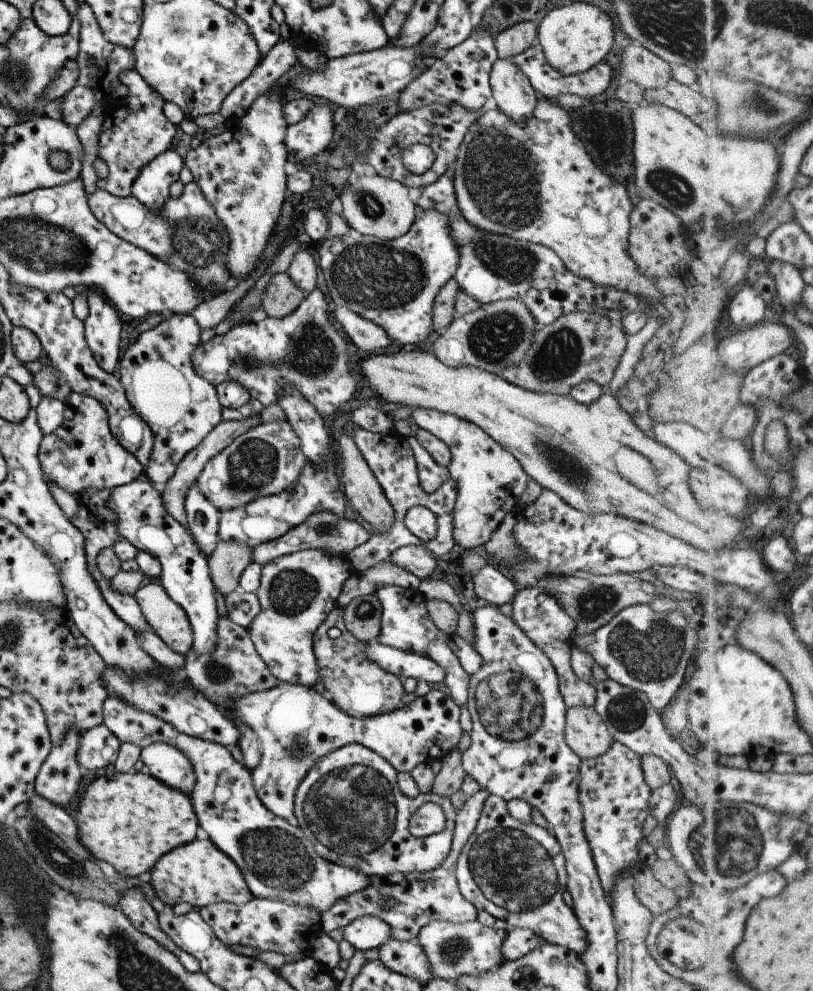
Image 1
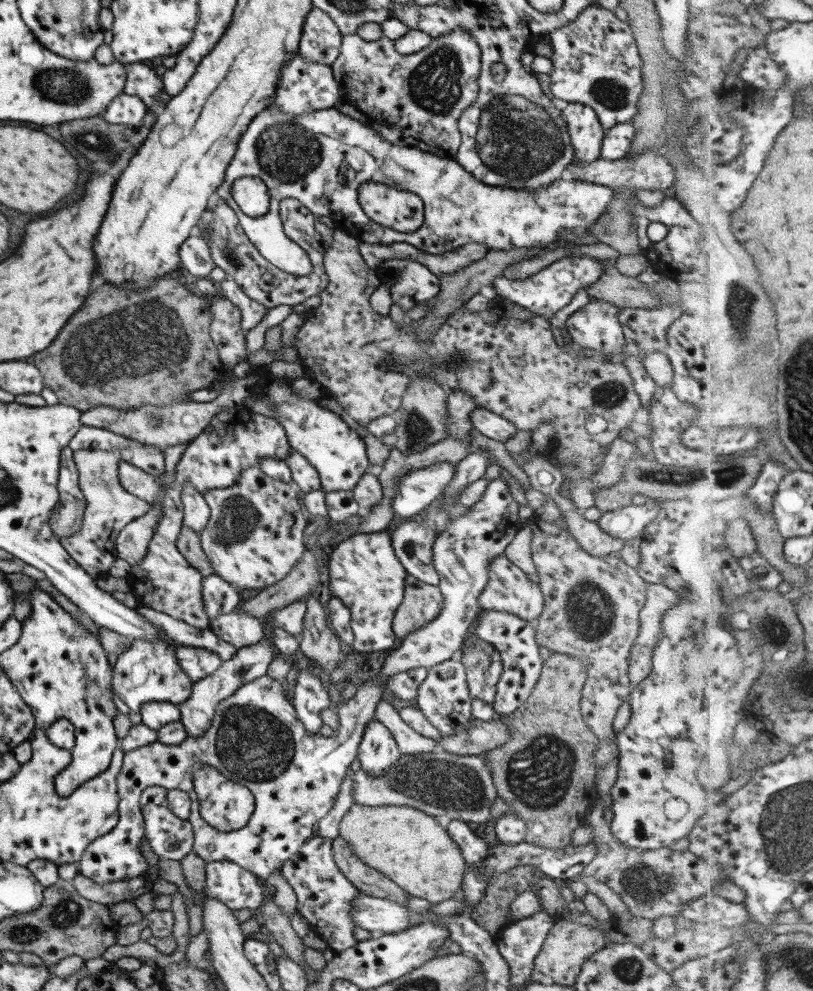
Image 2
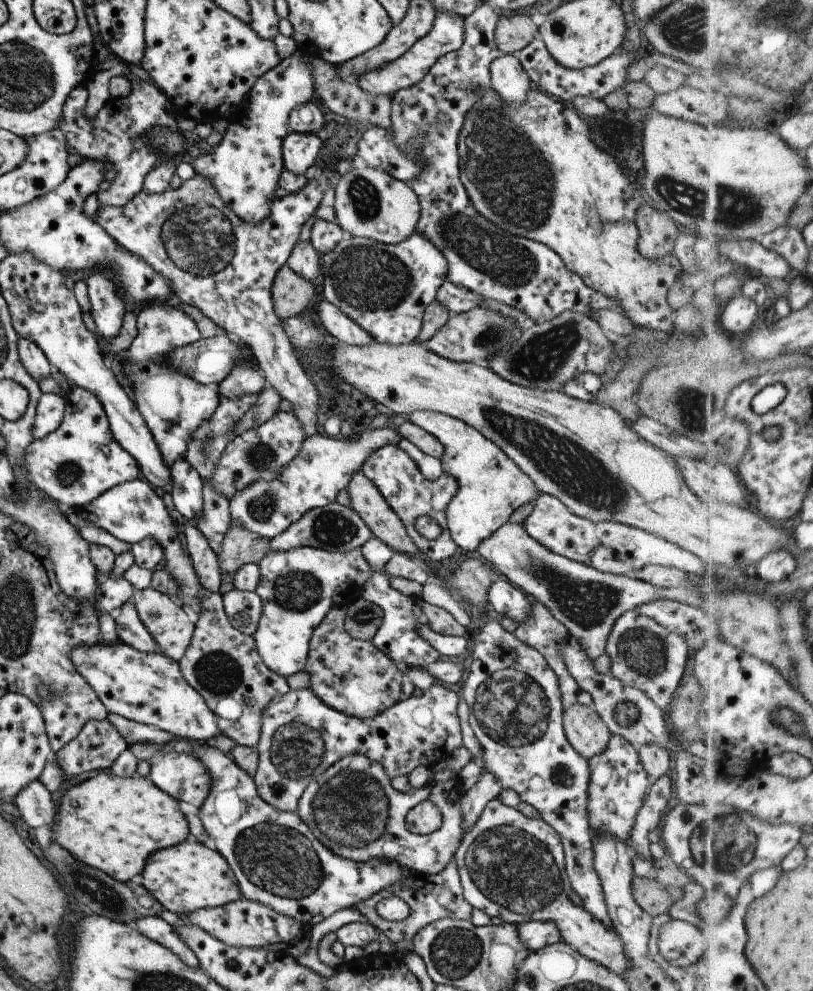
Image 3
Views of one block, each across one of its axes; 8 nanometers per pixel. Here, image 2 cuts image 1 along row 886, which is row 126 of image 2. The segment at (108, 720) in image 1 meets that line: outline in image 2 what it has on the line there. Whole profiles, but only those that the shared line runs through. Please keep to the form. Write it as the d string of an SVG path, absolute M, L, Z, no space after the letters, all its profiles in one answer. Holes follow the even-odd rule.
M265 108L263 109L257 116L253 117L253 120L247 125L245 132L242 133L240 139L237 143L237 148L227 165L227 169L224 173L224 180L223 183L216 189L214 197L219 197L227 207L230 207L233 210L238 222L241 225L241 230L244 232L246 238L253 244L253 247L259 255L263 257L265 260L268 260L275 268L286 272L287 274L292 274L293 276L305 276L306 274L310 273L311 270L311 263L308 257L304 254L304 251L293 242L290 242L285 234L282 232L282 223L280 222L277 214L277 210L279 207L279 202L284 199L296 199L301 206L307 208L309 212L311 212L312 216L325 216L331 219L331 221L335 224L336 228L341 230L341 232L349 235L352 238L358 240L358 242L365 242L368 244L385 244L389 245L393 242L405 242L422 252L427 252L429 254L437 255L437 254L444 254L445 252L451 252L455 248L460 248L463 244L483 244L483 246L487 246L488 251L499 251L499 252L509 252L513 251L521 251L525 252L525 250L529 250L529 248L535 248L537 250L537 256L545 254L545 252L551 252L558 247L563 247L559 245L558 233L562 230L569 230L571 233L581 237L585 235L585 230L590 224L593 224L600 220L601 216L606 216L609 202L613 202L613 198L615 198L615 192L612 192L611 188L605 187L599 184L592 184L589 182L584 181L573 181L573 180L563 180L563 178L559 178L557 181L549 184L549 186L544 186L539 188L537 191L517 191L511 190L511 188L501 188L501 187L489 187L488 185L482 184L479 180L470 176L469 173L465 172L463 168L461 168L460 164L454 161L454 159L447 158L446 156L438 157L437 155L421 152L416 148L409 148L405 146L389 144L385 142L381 137L380 134L377 134L374 130L367 128L364 124L361 124L358 120L353 120L348 116L343 116L340 112L337 112L335 108L322 108L321 110L315 110L310 112L309 114L302 114L301 116L293 116L293 115L286 115L284 112L277 110L276 108ZM243 176L253 176L259 178L263 185L266 187L267 196L269 198L269 207L266 214L257 217L249 217L242 214L241 210L236 206L236 203L232 200L231 195L231 188L233 182L237 180L237 178L243 178ZM369 181L375 182L375 184L385 184L387 188L394 188L401 191L411 191L413 194L417 194L419 198L421 198L421 202L423 204L423 223L421 226L417 228L415 232L409 233L401 233L401 232L393 232L393 230L389 230L389 228L383 228L380 224L372 222L365 214L362 212L361 208L359 207L357 201L357 189L360 184L368 183Z

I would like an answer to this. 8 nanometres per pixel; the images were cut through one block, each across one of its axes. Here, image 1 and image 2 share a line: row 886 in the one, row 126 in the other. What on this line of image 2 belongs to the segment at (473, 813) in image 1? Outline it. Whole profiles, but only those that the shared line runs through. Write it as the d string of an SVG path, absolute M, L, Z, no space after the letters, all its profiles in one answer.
M455 27L449 32L439 35L437 38L432 38L430 43L421 50L407 55L397 53L395 49L393 49L393 41L383 36L379 38L379 40L365 42L365 40L361 40L361 38L356 34L342 35L338 55L330 65L333 78L335 79L335 82L339 83L338 102L334 106L337 112L340 112L343 116L348 116L353 120L358 120L361 124L367 126L367 128L380 134L380 137L389 144L416 148L421 152L431 153L438 157L446 156L448 158L449 156L454 156L457 152L458 146L461 142L457 121L464 109L469 108L469 105L477 98L477 79L480 73L480 48L477 46L475 39L470 36L469 31L466 31L466 28L461 27L458 29Z

